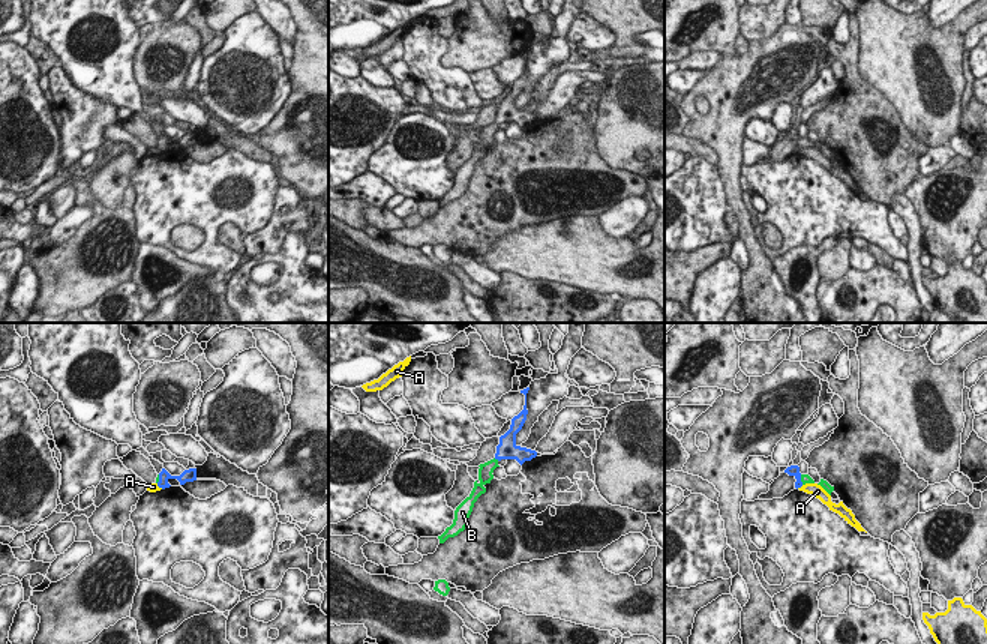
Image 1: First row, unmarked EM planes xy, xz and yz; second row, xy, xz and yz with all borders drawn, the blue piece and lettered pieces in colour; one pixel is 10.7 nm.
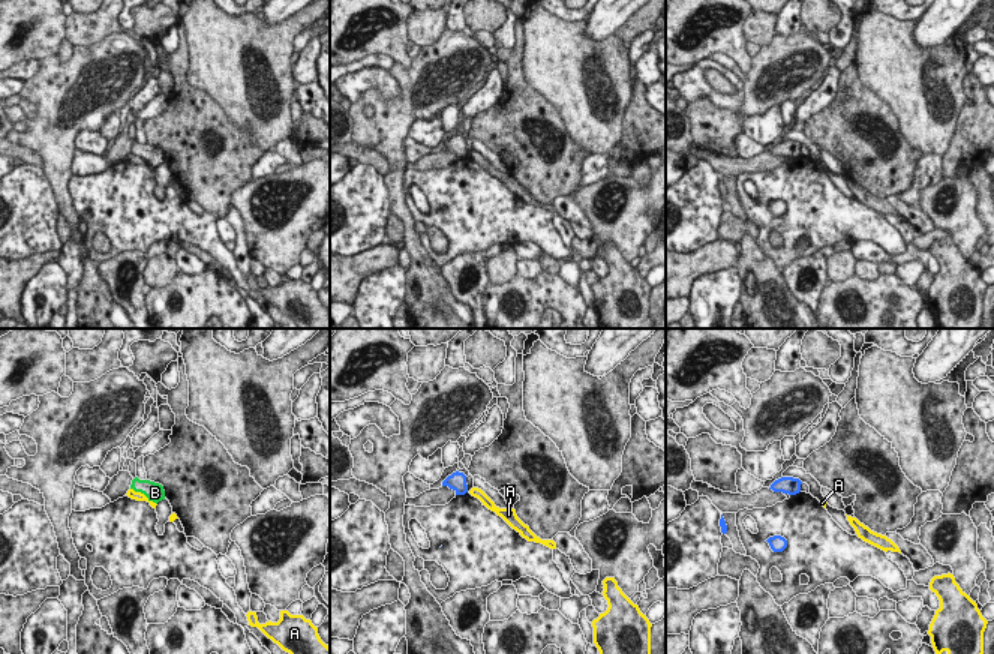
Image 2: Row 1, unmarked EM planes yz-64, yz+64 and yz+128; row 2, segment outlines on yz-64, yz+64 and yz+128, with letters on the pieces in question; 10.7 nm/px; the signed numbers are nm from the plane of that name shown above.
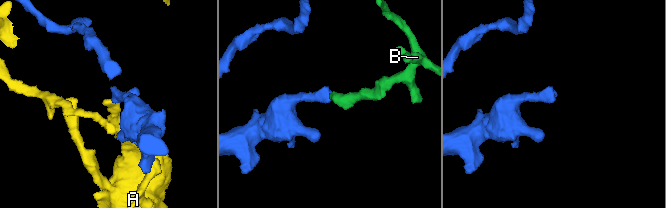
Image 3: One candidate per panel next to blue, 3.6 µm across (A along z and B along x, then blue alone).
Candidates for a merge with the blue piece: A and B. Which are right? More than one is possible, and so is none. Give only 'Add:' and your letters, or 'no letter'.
Add: B

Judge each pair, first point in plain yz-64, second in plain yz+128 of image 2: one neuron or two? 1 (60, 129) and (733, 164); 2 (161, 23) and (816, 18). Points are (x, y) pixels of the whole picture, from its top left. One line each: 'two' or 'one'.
1: two
2: one

